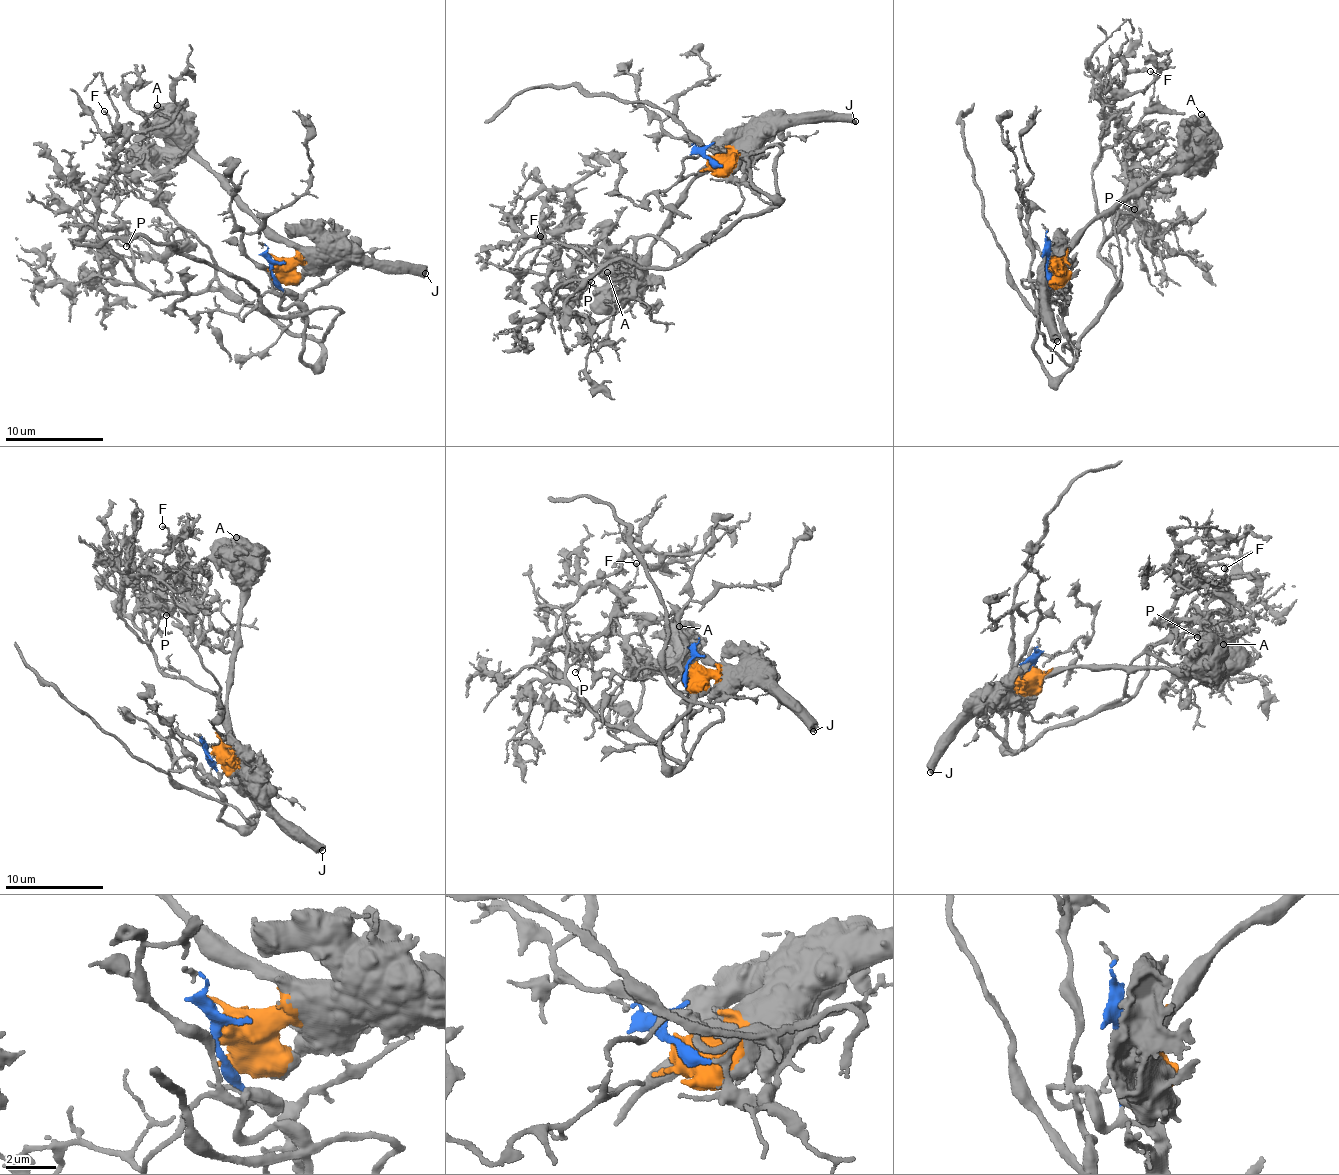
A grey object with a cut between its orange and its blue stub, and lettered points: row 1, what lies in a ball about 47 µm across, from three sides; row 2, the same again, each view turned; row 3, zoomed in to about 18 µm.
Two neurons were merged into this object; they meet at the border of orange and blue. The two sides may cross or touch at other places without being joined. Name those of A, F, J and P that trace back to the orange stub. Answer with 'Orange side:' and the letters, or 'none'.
Orange side: A, J

